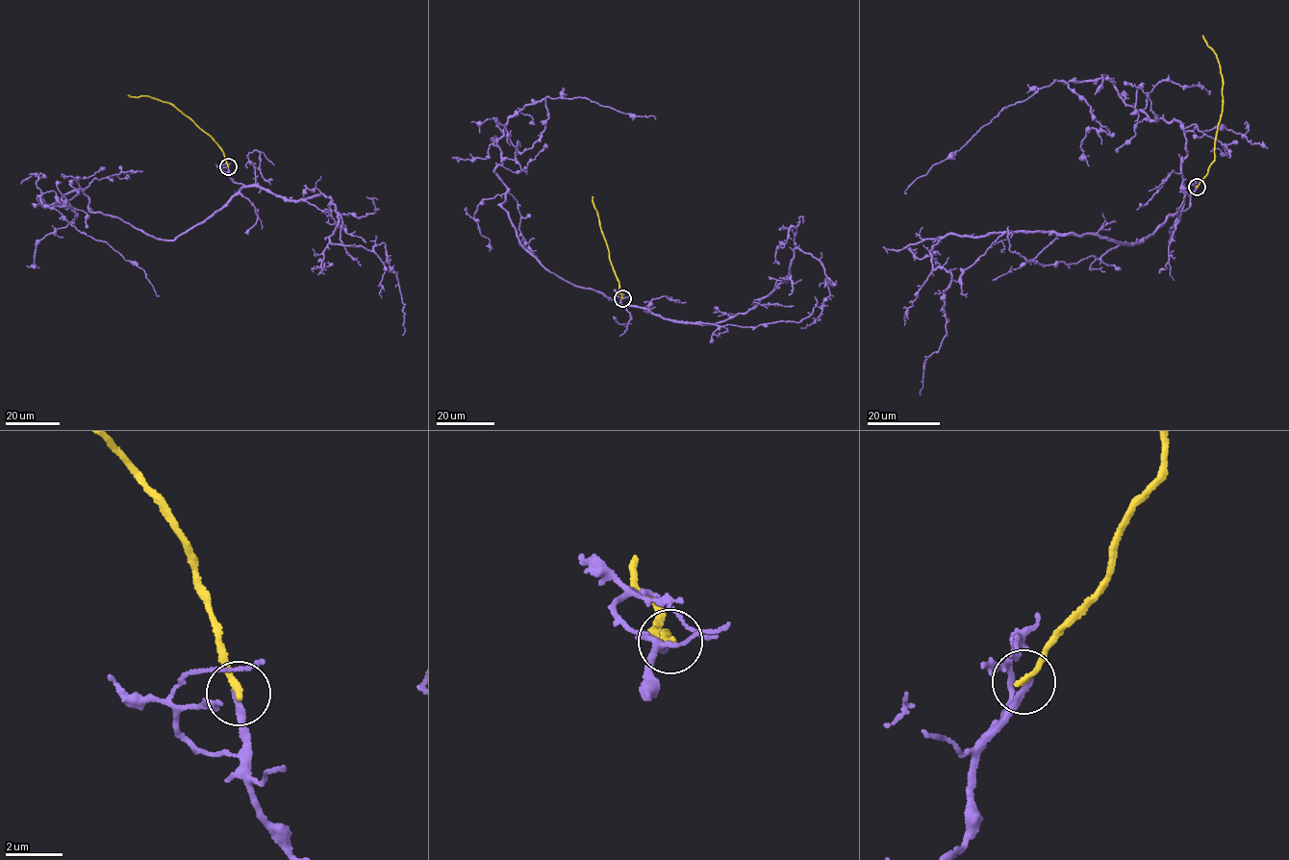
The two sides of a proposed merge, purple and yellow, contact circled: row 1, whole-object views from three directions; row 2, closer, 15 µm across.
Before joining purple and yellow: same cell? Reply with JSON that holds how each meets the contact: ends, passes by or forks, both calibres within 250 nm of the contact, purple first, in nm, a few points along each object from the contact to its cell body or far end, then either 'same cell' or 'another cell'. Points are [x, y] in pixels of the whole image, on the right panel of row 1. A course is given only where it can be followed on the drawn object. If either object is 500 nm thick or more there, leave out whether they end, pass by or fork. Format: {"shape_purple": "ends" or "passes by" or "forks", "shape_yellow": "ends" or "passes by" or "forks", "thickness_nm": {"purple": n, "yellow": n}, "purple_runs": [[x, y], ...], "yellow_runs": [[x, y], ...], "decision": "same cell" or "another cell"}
{"shape_purple": "ends", "shape_yellow": "ends", "thickness_nm": {"purple": 240, "yellow": 240}, "purple_runs": [[1197, 187], [1170, 241], [1185, 201], [1181, 126], [1148, 118], [1103, 78], [1055, 80], [1002, 110], [905, 193]], "yellow_runs": [[1197, 187], [1215, 156], [1223, 97], [1219, 63], [1202, 36]], "decision": "another cell"}

